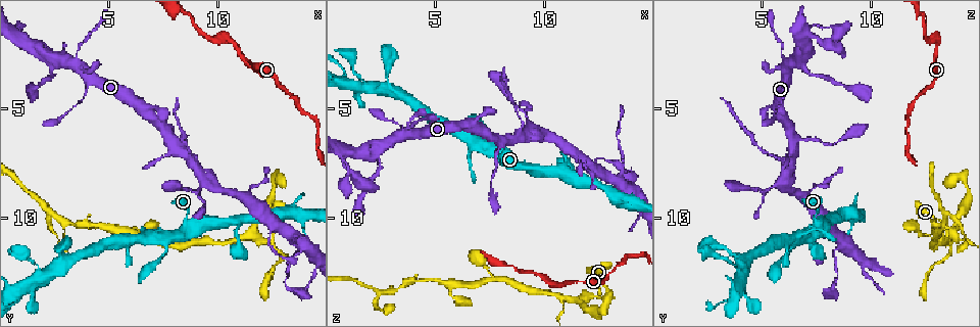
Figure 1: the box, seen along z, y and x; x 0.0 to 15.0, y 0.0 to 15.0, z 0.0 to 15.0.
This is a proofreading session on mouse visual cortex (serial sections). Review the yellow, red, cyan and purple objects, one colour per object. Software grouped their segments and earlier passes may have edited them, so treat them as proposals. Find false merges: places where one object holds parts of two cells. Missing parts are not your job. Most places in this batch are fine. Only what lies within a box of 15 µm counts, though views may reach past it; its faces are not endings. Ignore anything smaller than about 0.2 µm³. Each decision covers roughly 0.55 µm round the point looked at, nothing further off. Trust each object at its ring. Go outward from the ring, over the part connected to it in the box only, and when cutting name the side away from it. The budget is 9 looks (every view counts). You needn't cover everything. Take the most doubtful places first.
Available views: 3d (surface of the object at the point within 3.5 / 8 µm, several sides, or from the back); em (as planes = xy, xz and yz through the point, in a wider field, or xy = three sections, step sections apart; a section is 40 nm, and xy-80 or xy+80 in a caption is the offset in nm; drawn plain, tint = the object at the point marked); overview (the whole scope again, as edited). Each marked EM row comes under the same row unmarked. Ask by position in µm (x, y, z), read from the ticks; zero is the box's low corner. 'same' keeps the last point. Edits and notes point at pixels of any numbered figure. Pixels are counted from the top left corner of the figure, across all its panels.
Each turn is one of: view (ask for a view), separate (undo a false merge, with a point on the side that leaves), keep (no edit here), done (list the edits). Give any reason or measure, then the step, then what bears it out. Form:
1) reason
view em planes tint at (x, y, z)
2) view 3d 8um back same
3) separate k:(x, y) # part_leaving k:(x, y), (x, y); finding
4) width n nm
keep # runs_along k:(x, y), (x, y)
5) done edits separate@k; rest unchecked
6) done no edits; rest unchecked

view 3d 3.5um at (11.0, 2.4, 12.9)

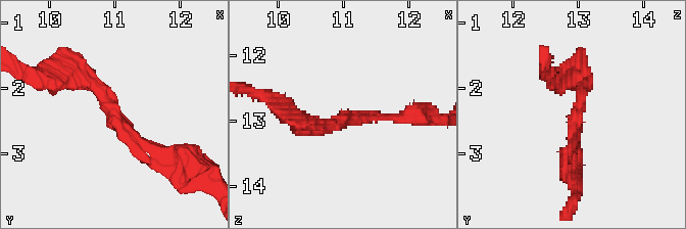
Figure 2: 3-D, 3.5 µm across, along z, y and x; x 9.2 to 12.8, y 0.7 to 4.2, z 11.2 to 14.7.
arm_widths 100, 200 nm; need the tissue
view em xy step 2 tint at (11.00, 2.45, 13.00)

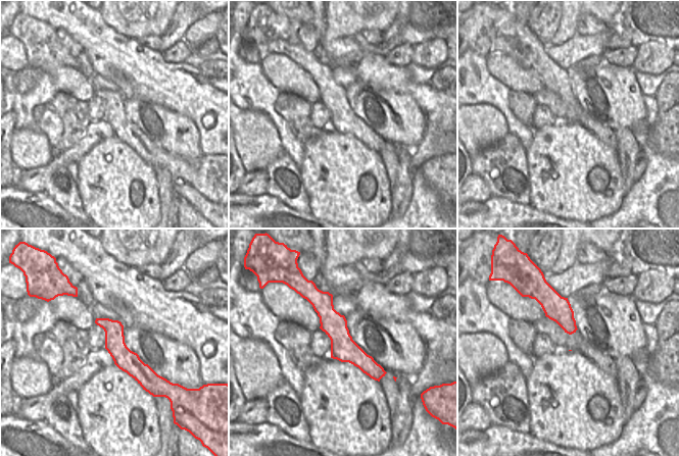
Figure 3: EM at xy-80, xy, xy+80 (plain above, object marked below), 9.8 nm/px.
cut it another way
view em xy step 3 tint same

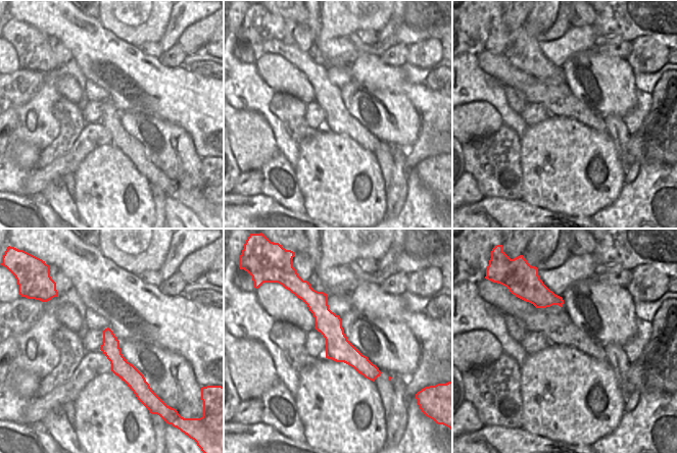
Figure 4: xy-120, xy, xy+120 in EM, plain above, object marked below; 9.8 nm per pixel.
keep # runs_along 4:(306, 300), (335, 338), (377, 373); one cell here

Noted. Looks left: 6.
sharp bend
view 3d 8um at (12.3, 11.0, 13.7)

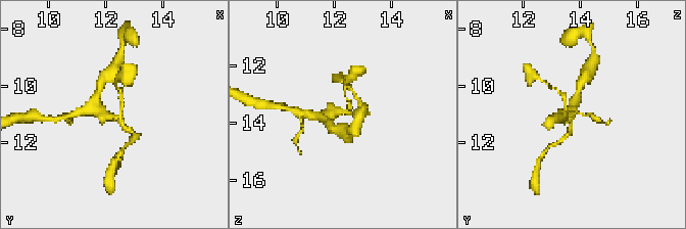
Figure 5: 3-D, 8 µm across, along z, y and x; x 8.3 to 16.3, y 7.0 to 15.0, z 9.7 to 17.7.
view em xy step 3 tint at (12.3, 11.1, 13.6)

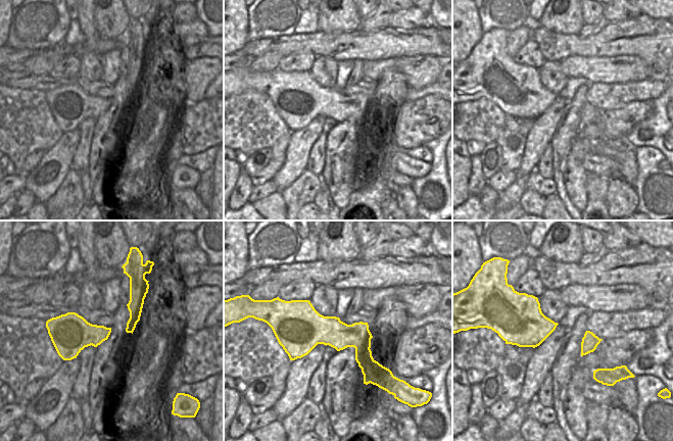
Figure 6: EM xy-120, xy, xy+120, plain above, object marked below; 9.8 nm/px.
keep # runs_along 5:(119, 91), (118, 116), (88, 109); continuous, no second cell

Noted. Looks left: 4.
view 3d 3.5um at (5.1, 10.4, 12.9)

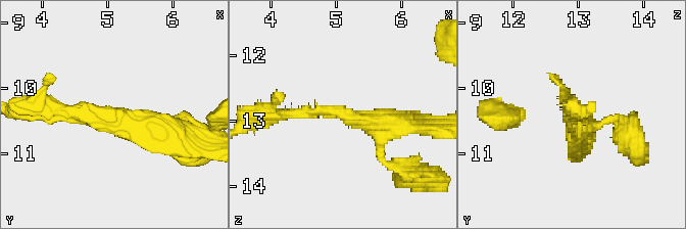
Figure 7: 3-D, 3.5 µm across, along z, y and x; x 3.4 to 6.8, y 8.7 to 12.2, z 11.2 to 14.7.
arm_widths 150, 400 nm; shape alone is not enough
view em xy step 2 tint at (5.05, 10.45, 12.85)

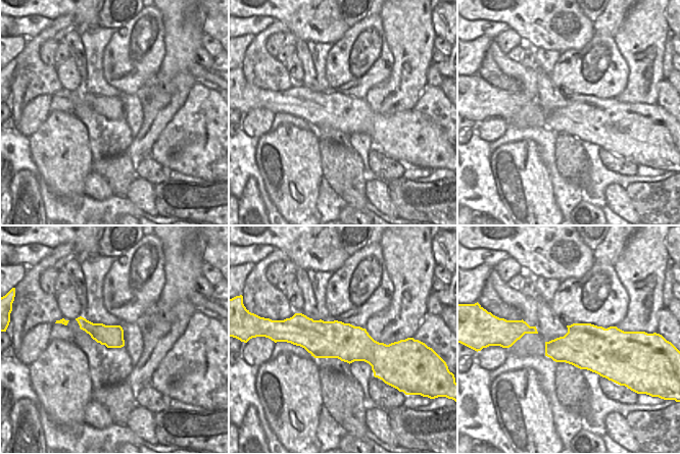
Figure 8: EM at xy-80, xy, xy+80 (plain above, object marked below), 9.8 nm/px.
keep # one cell here

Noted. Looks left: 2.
a narrow waist
view 3d 3.5um at (3.3, 10.3, 13.3)

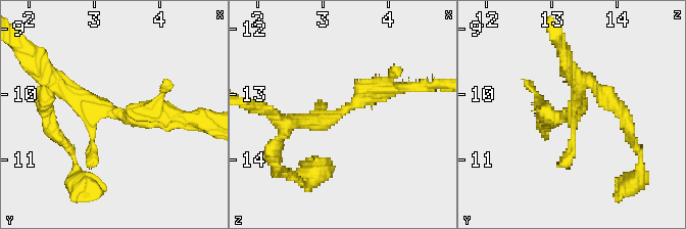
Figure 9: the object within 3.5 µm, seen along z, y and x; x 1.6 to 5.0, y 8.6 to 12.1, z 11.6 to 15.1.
need the tissue
view em planes tint at (3.30, 10.30, 13.30)

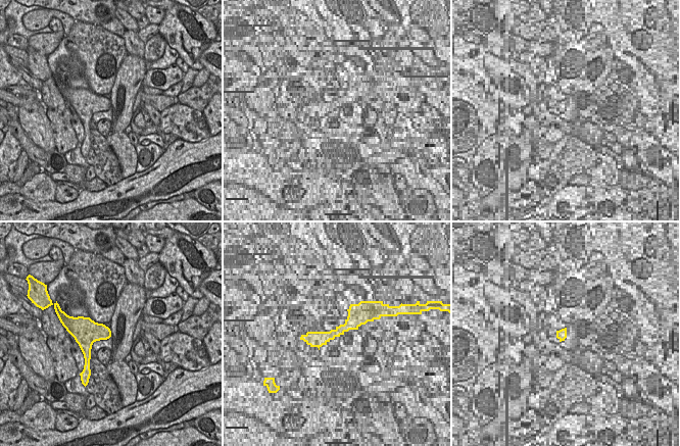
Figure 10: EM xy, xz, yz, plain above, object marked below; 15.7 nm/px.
keep # runs_along 9:(176, 117), (110, 113), (56, 83); continuous, no second cell

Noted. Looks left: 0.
done no edits; rest unchecked

